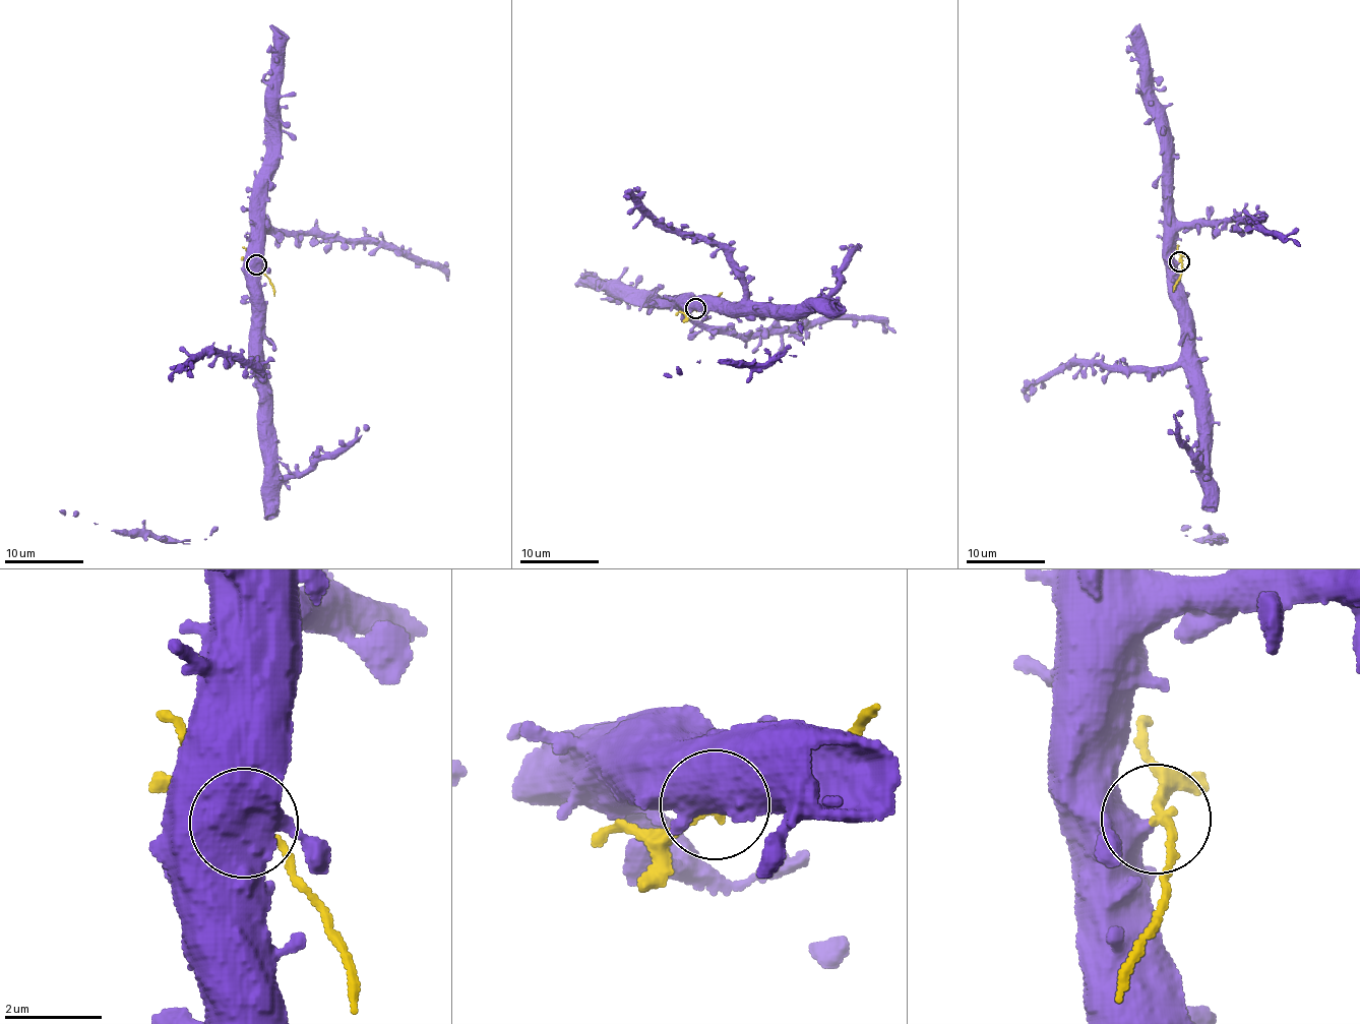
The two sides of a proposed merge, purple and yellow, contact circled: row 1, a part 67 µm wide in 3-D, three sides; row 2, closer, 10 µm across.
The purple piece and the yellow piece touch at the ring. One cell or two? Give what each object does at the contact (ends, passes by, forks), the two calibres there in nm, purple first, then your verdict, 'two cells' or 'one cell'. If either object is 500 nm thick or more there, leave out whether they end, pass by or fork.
550 nm thick on the purple side, 170 nm on the other; two cells

